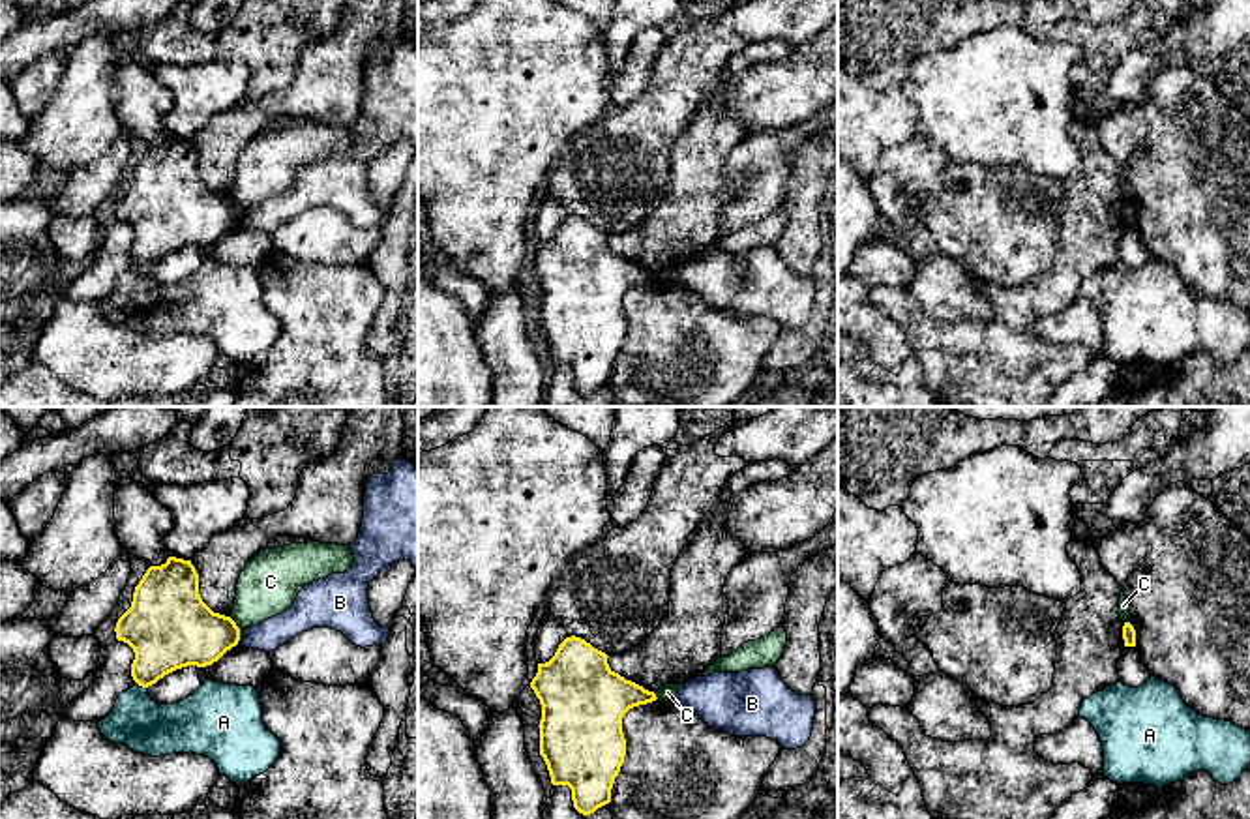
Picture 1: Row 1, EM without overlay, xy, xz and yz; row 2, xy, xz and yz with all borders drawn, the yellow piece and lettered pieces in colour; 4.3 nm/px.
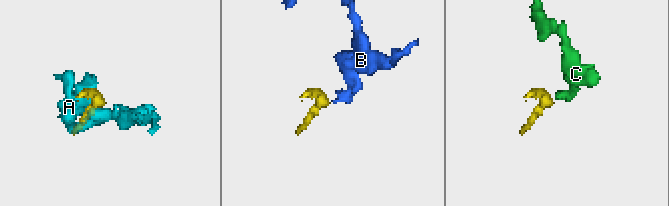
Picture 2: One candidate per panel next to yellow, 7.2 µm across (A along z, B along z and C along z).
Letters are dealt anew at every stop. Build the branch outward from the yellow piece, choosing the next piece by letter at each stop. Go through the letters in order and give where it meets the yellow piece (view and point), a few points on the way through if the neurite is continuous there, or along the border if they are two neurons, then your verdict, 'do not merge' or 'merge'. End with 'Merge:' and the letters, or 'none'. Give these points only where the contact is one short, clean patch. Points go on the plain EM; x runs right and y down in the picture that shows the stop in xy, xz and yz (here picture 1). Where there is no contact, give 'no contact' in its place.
A: contact xy (141, 265); do not merge
B: contact xy (238, 216); border xy (238, 210), (240, 220); do not merge
C: contact xy (235, 203); border xy (229, 197), (240, 208); do not merge
Merge: none

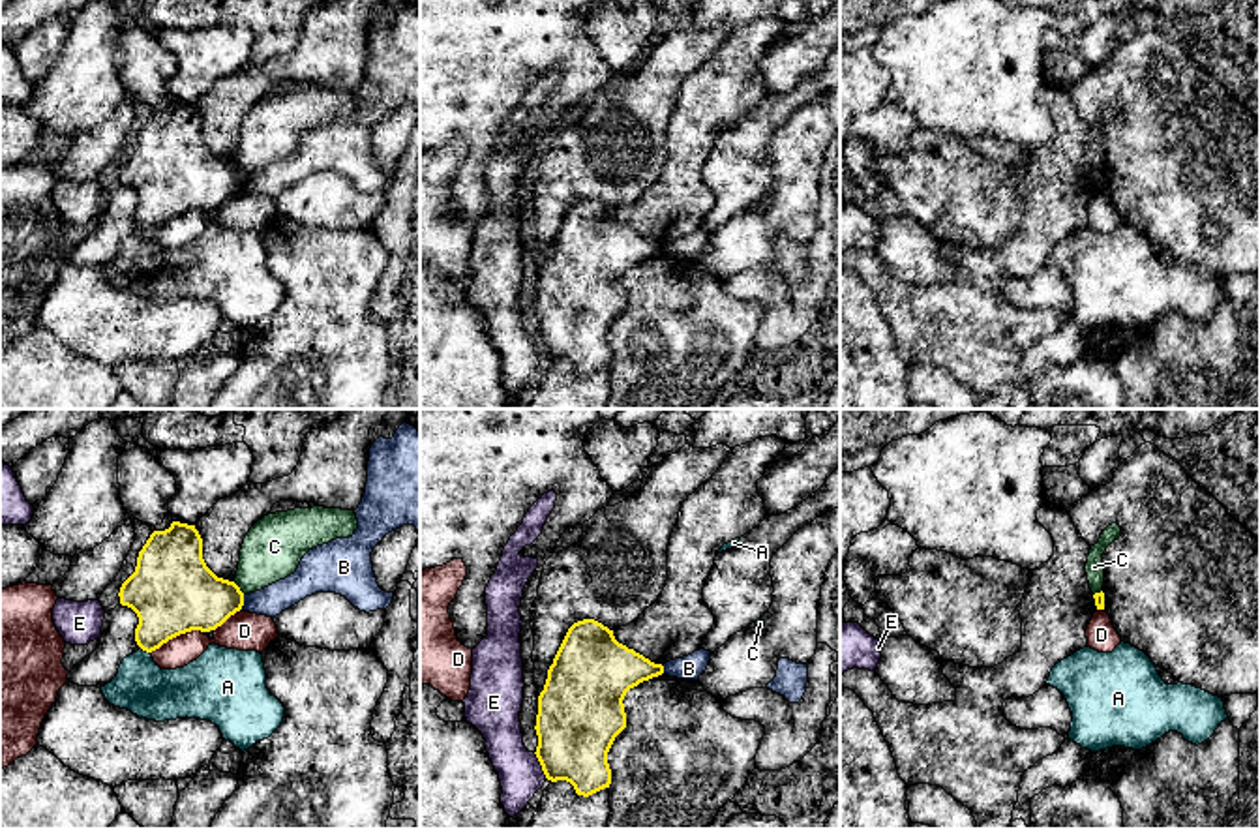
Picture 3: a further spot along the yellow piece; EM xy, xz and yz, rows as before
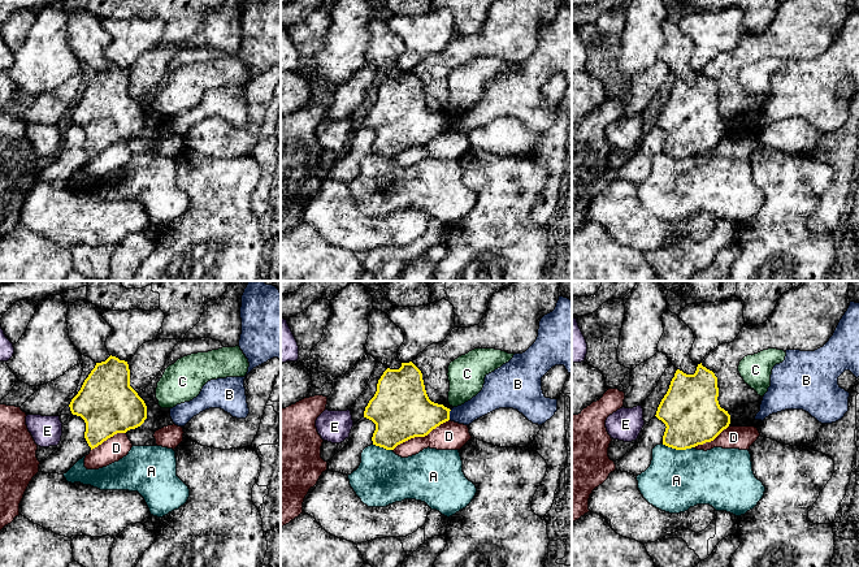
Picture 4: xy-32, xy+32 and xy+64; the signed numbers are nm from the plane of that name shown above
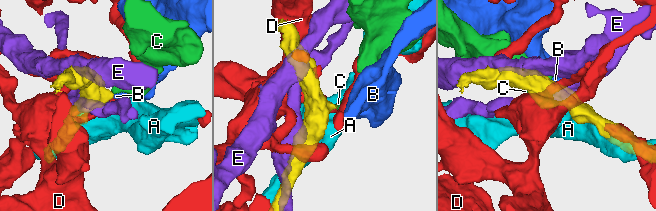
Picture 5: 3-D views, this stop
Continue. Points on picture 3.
A: contact xy (145, 229); do not merge
B: contact xy (242, 180); border xy (242, 175), (244, 184); do not merge
C: contact xy (239, 167); border xy (233, 162), (244, 173); do not merge
D: contact xy (177, 214); border xy (203, 211), (180, 212), (150, 233); do not merge
E: contact xz (540, 344); do not merge
Merge: none

